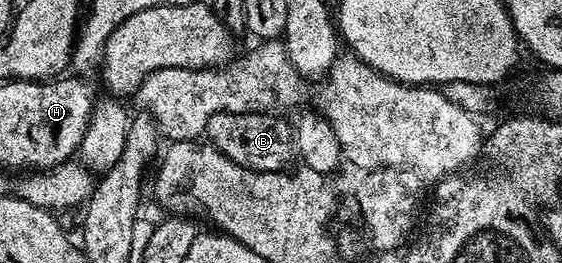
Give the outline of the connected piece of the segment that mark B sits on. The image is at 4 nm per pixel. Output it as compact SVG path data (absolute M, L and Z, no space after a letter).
M222 111L209 117L205 132L210 146L224 160L248 167L251 171L281 171L288 166L291 155L293 159L293 127L287 124L286 118L275 113L262 115L238 115Z

